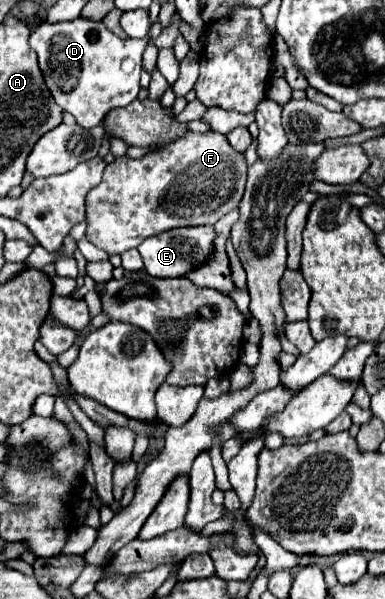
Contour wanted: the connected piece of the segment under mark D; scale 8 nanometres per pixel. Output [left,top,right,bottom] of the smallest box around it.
[29,17,147,129]

